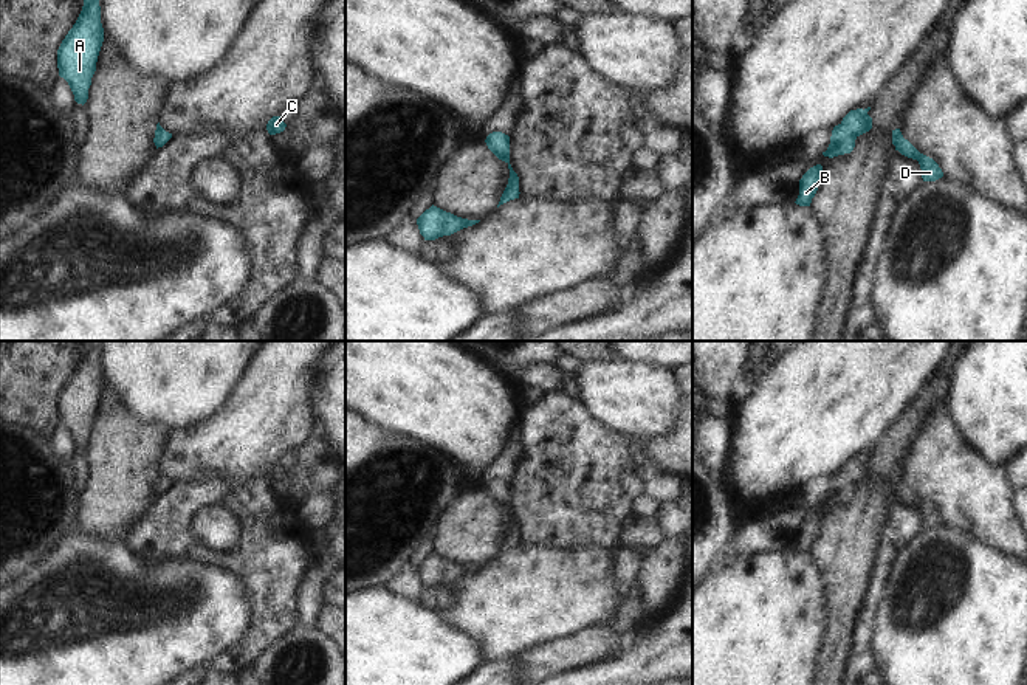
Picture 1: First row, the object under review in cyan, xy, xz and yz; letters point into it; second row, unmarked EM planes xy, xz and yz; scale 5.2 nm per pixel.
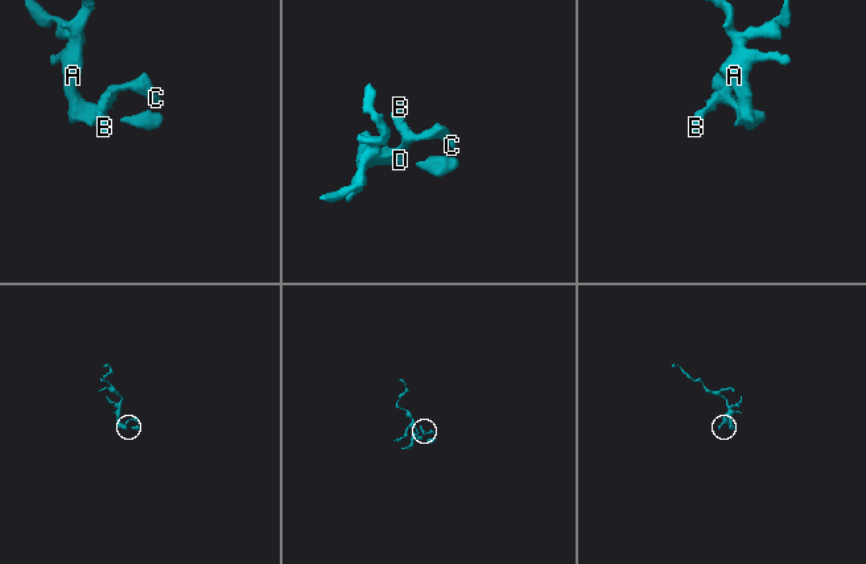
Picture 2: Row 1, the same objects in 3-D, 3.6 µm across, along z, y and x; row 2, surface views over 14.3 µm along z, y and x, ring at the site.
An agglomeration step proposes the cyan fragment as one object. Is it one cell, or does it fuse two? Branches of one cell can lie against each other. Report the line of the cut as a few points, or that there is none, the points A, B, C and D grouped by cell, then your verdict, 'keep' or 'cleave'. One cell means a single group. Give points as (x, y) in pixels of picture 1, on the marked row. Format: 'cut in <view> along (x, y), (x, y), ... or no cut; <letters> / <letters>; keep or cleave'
no cut; A B C D; keep

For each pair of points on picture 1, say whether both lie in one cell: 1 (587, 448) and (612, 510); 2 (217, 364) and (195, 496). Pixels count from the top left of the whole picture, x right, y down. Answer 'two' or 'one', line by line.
1: one
2: two

